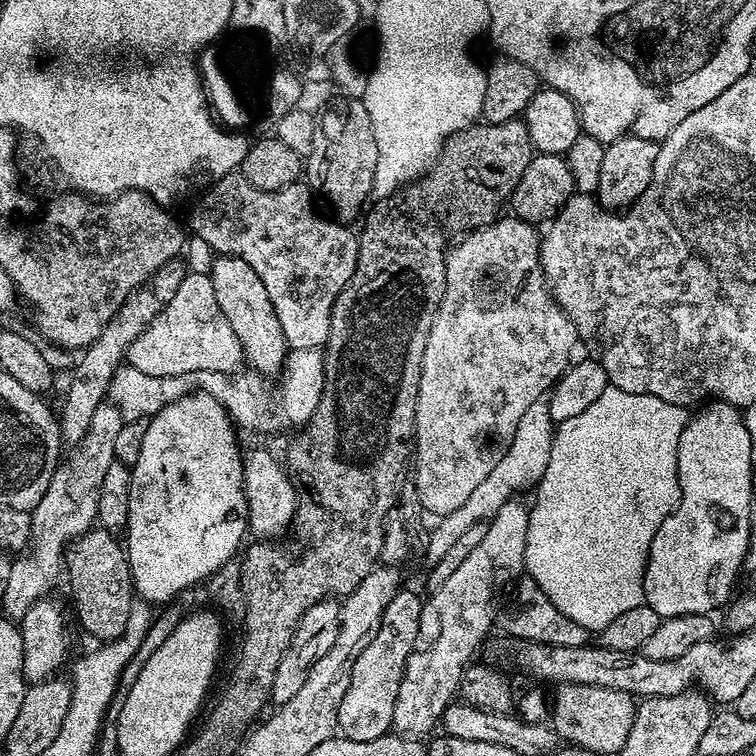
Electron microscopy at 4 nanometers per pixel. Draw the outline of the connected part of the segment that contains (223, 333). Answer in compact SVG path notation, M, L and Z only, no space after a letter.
M189 271L184 275L174 298L170 298L158 316L134 338L126 360L144 374L159 376L198 370L235 373L239 369L236 367L245 363L238 334L234 334L230 322L226 322L226 314L222 314L218 298L214 298L214 282L209 273Z

